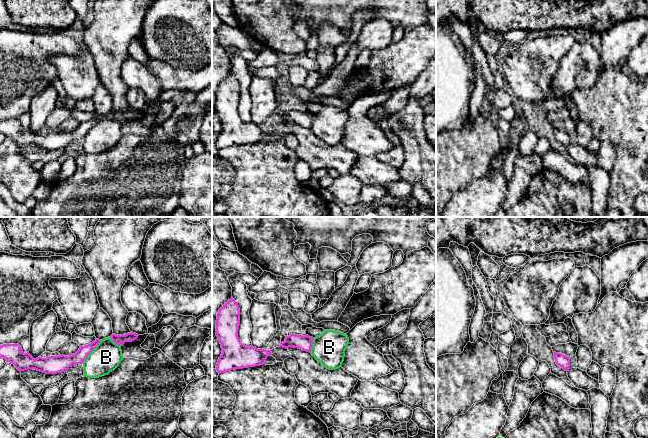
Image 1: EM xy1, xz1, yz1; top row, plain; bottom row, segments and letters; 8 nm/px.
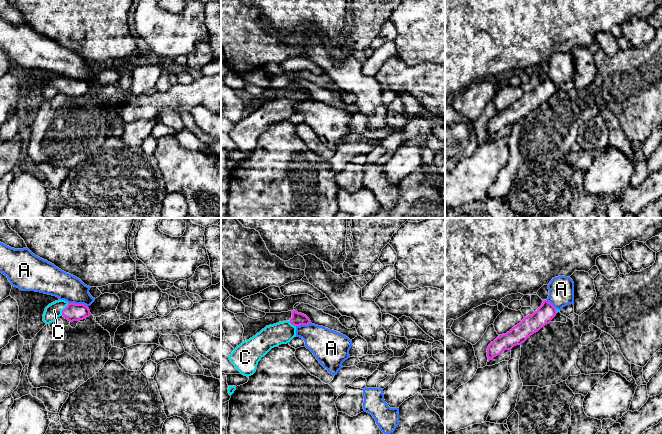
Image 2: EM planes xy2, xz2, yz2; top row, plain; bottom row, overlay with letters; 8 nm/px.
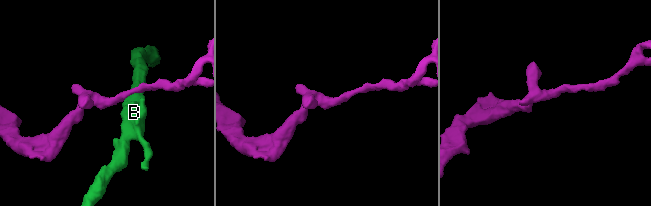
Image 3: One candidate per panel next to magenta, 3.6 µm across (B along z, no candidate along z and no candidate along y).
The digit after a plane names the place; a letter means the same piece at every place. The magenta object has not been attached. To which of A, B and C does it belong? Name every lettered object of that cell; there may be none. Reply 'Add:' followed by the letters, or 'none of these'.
Add: C

